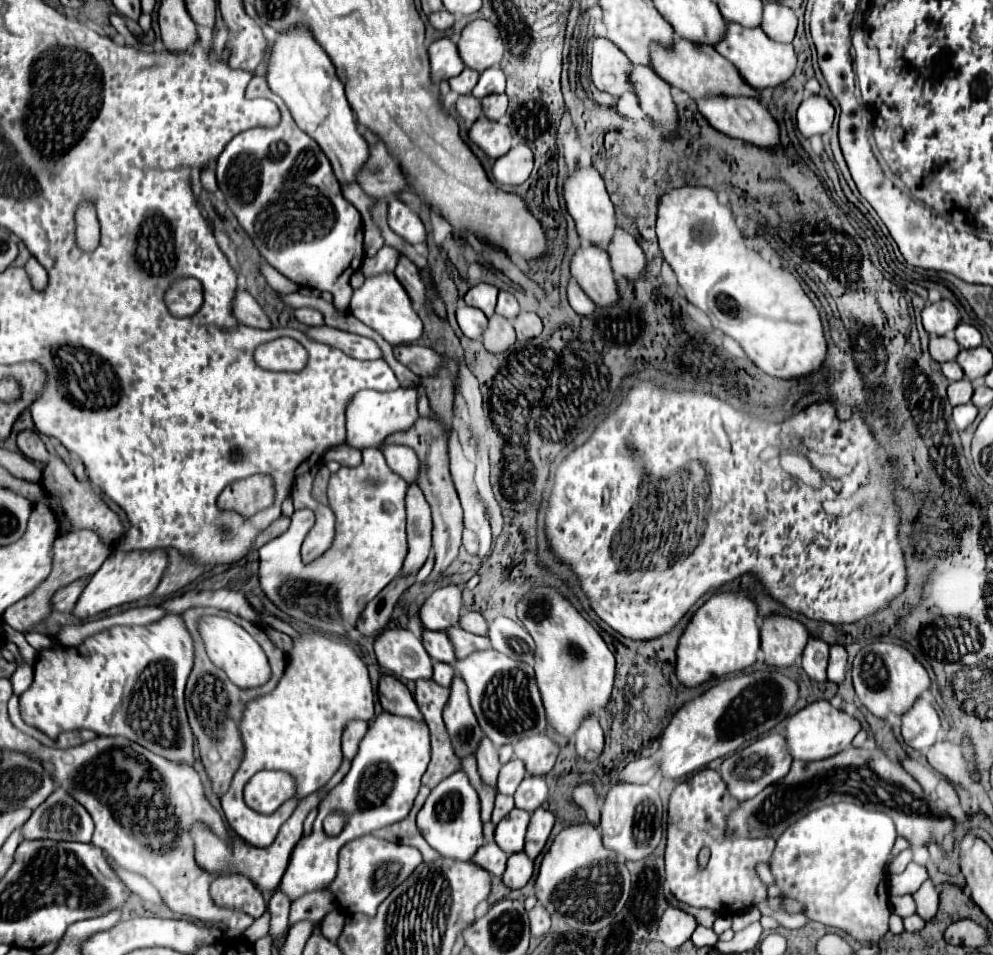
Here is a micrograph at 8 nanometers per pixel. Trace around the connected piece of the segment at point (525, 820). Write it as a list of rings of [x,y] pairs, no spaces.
[[[510,810],[506,818],[502,818],[496,826],[494,840],[496,844],[506,852],[514,854],[524,850],[524,838],[526,838],[526,828],[530,824],[530,812],[526,810]]]

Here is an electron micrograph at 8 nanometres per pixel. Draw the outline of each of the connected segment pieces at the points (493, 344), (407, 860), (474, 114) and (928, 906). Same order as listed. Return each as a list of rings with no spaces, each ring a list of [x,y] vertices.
[[[498,314],[490,316],[488,328],[482,334],[482,342],[484,342],[486,350],[494,352],[494,354],[508,350],[516,342],[516,334],[514,334],[512,322],[508,318],[498,316]]]
[[[362,836],[352,842],[348,842],[340,850],[340,862],[338,862],[338,876],[336,880],[328,886],[328,890],[334,892],[338,906],[346,910],[346,914],[361,913],[373,917],[382,900],[398,886],[404,882],[412,870],[422,862],[422,854],[414,846],[402,846],[402,844],[392,844],[382,838],[374,836]]]
[[[460,96],[458,102],[456,102],[456,110],[458,110],[458,114],[462,116],[462,120],[466,122],[466,128],[470,128],[472,122],[478,120],[480,114],[482,114],[480,100],[474,98],[474,96]]]
[[[926,880],[912,896],[916,900],[916,914],[924,920],[930,920],[938,910],[938,890],[932,880]]]

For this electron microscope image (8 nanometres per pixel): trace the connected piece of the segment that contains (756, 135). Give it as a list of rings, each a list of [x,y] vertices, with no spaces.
[[[710,96],[710,98],[698,100],[698,110],[716,130],[720,130],[732,138],[740,138],[740,140],[746,140],[746,142],[752,142],[758,146],[766,146],[766,148],[778,146],[778,124],[770,116],[770,112],[754,98],[748,98],[748,96],[738,96],[738,98]]]

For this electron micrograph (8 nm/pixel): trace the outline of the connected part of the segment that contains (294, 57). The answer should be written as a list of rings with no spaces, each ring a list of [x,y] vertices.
[[[292,30],[276,38],[268,58],[268,84],[288,104],[296,124],[320,144],[338,182],[342,186],[358,184],[358,174],[370,158],[370,146],[356,128],[356,116],[344,96],[344,84],[336,74],[336,66],[308,30]]]

